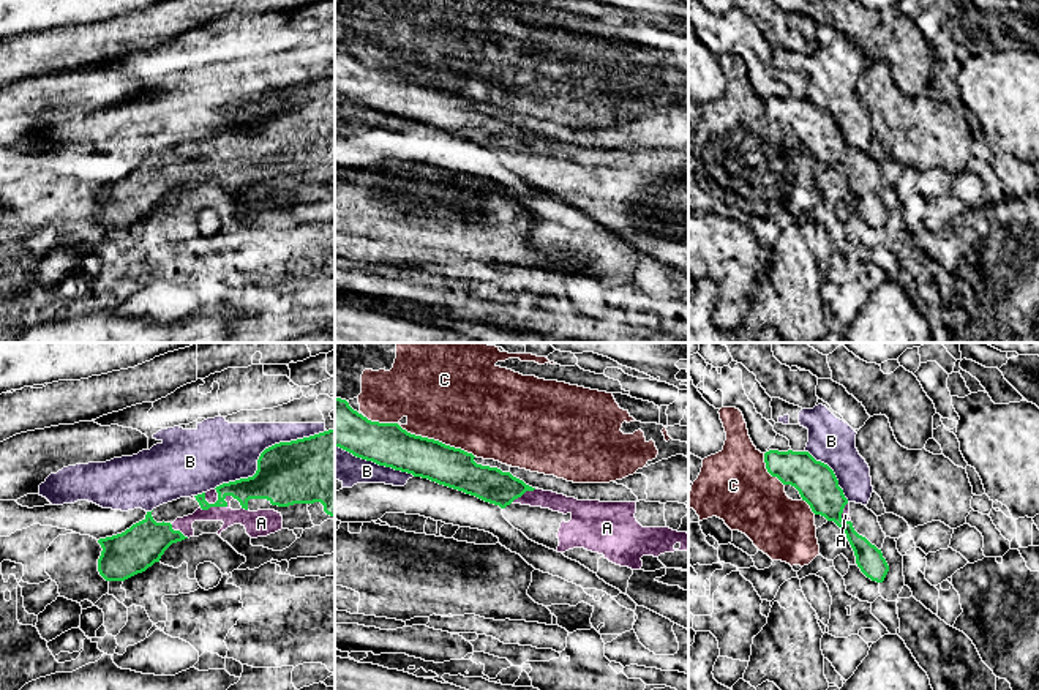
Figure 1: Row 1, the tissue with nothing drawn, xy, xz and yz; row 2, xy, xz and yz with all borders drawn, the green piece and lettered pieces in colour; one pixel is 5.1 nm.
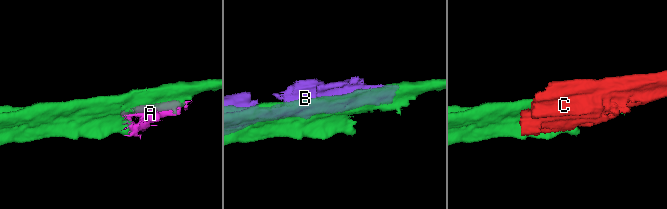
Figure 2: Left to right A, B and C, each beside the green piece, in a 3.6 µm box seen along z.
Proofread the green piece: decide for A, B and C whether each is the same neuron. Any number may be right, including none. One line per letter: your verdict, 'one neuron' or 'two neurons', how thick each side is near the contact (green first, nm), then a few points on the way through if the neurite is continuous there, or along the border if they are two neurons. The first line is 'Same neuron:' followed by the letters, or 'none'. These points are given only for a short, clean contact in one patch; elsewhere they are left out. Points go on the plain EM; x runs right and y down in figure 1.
Same neuron: A
A: one neuron | 150/140 nm
B: two neurons | 340/320 nm
C: two neurons | 220/460 nm

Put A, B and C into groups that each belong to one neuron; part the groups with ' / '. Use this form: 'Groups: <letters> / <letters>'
Groups: A / B / C

